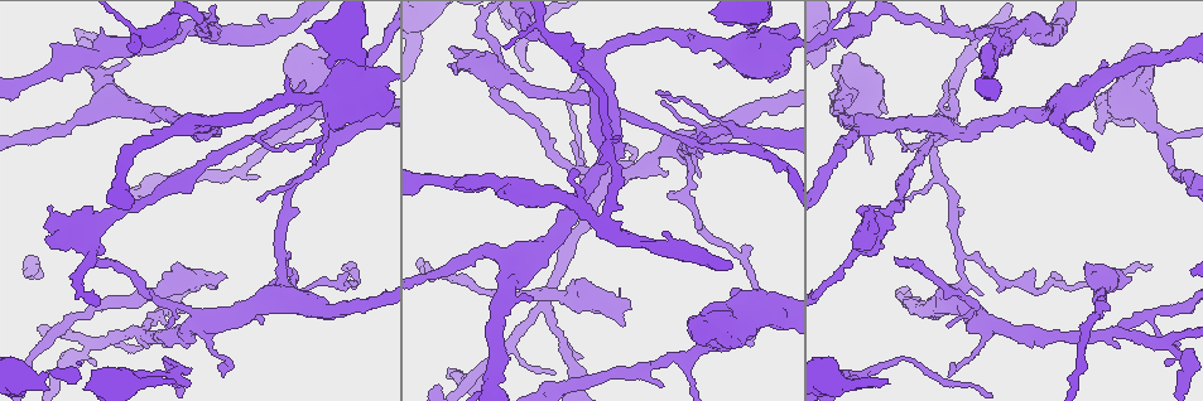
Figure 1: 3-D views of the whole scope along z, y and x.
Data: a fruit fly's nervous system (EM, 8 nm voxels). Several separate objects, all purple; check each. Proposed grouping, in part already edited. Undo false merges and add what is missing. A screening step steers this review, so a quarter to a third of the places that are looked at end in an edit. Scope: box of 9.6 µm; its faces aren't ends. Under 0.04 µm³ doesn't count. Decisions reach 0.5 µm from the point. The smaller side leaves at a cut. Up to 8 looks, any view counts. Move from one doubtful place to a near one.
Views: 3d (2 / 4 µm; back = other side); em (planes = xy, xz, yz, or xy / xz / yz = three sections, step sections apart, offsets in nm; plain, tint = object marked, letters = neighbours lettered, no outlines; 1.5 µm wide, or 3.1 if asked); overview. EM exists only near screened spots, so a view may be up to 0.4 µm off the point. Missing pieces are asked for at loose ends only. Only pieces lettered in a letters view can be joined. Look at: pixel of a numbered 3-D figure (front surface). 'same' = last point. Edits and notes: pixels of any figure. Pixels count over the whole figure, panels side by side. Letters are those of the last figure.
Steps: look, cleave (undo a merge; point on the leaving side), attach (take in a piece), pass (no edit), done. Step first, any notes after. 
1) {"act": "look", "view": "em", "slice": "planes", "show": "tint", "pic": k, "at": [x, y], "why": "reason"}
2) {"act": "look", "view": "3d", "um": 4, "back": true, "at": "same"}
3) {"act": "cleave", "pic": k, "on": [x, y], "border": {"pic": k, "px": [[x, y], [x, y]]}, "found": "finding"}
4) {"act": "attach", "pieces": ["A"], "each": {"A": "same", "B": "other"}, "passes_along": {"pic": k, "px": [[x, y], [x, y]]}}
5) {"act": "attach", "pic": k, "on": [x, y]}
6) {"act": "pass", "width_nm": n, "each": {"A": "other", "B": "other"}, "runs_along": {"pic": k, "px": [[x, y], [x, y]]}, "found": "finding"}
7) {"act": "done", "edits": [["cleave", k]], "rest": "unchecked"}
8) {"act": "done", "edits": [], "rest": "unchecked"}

{"act": "look", "view": "em", "slice": "xy", "step": 4, "show": "tint", "pic": 1, "at": [285, 258]}

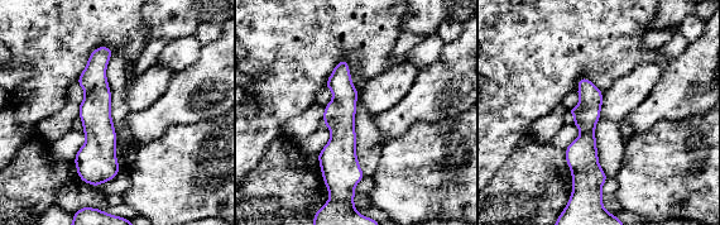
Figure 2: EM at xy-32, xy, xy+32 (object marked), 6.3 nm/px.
{"act": "look", "view": "em", "slice": "xy", "step": 4, "show": "letters", "at": "same"}

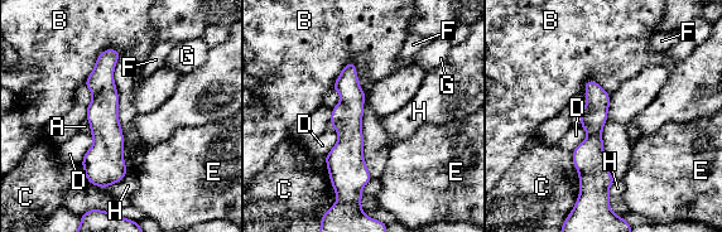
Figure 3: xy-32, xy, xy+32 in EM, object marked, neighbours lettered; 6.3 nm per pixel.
{"act": "pass", "each": {"A": "other", "B": "other", "C": "other", "D": "other", "E": "other", "F": "other", "G": "other", "H": "other"}, "border": {"pic": 3, "px": [[572, 151], [572, 163], [581, 189]]}, "found": "one neuron here"}

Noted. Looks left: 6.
{"act": "look", "view": "3d", "um": 2, "pic": 1, "at": [622, 324], "why": "an open end"}

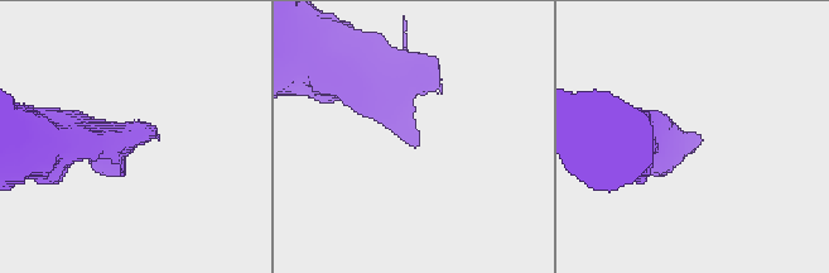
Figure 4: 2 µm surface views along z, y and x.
{"act": "look", "view": "em", "slice": "xz", "step": 8, "show": "letters", "pic": 4, "at": [700, 138], "why": "now the EM"}

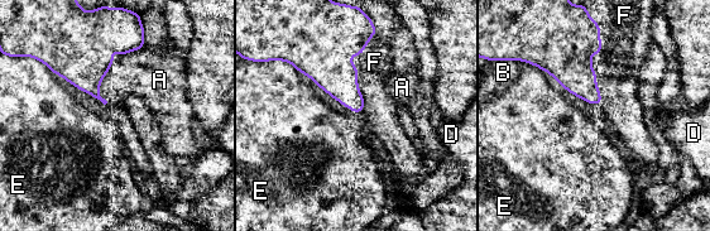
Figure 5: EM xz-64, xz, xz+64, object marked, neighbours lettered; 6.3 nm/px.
{"act": "look", "view": "em", "slice": "planes", "show": "letters", "at": "same"}

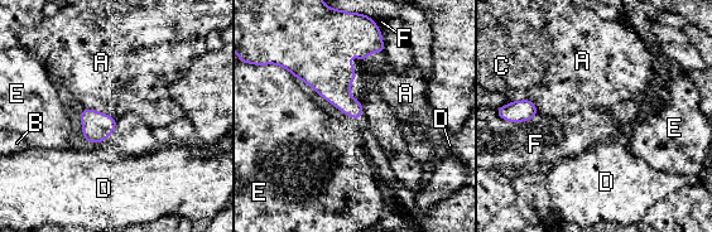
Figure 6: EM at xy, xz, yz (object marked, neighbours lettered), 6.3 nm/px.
{"act": "pass", "each": {"A": "other", "B": "other", "C": "other", "D": "other", "E": "other", "F": "other"}, "border": {"pic": 6, "px": [[355, 73], [350, 93], [361, 104]]}, "found": "no lettered piece goes on from it"}

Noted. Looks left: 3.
{"act": "look", "view": "em", "slice": "planes", "show": "letters", "pic": 1, "at": [1030, 21], "why": "three-way junction"}

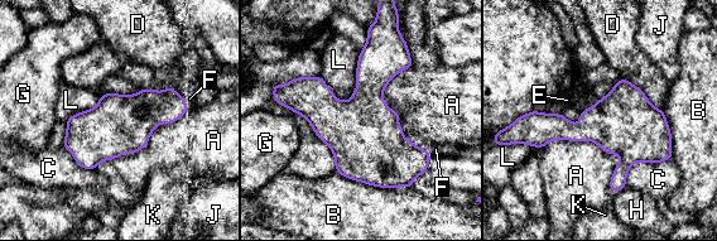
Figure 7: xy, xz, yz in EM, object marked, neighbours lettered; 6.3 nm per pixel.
{"act": "pass", "each": {"A": "other", "B": "other", "C": "other", "D": "other", "E": "other", "F": "other", "G": "other", "H": "other", "J": "other", "K": "other", "L": "other"}, "found": "all the same neuron"}

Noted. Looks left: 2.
{"act": "done", "edits": [], "rest": "unchecked"}

